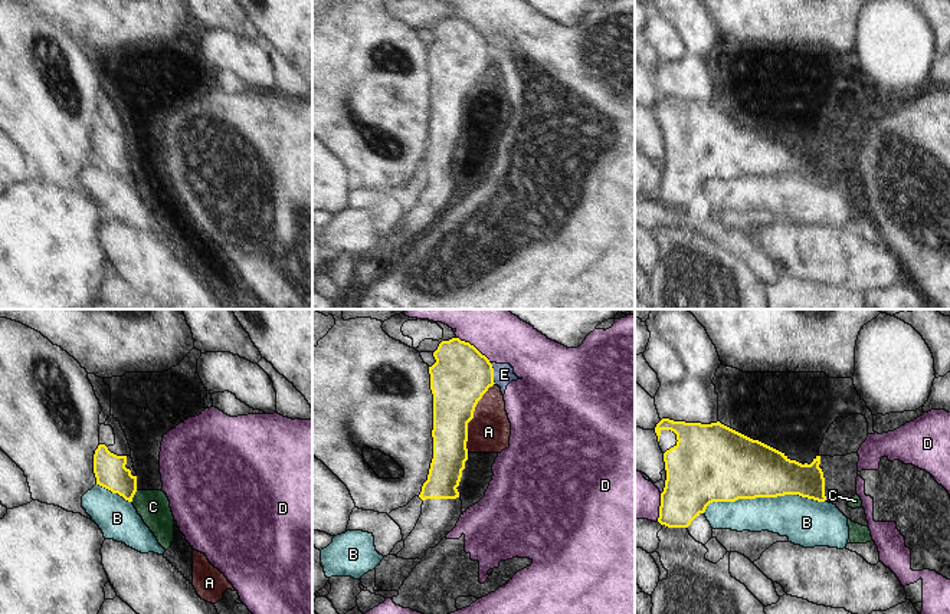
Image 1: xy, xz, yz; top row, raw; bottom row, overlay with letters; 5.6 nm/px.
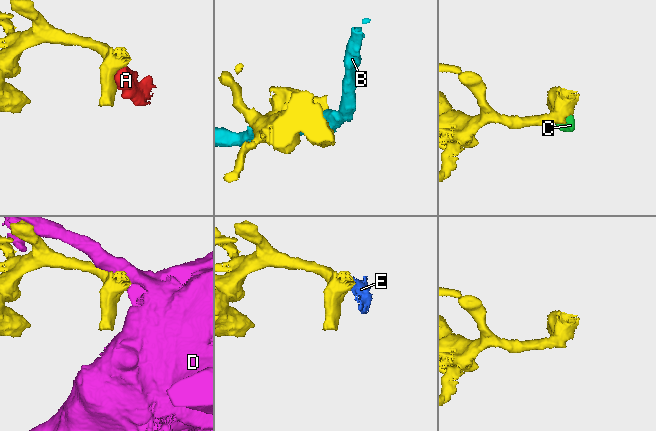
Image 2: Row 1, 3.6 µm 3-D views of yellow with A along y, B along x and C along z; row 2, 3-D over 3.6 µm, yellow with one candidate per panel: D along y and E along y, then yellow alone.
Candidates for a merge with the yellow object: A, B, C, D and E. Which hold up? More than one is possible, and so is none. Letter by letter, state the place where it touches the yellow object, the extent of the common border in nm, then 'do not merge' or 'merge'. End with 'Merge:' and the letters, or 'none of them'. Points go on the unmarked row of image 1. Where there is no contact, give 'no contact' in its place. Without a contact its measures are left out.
A: meets yellow in xz at (472, 95); contact 420 nm long; do not merge
B: meets yellow in yz at (763, 174); contact 700 nm long; do not merge
C: meets yellow in xy at (133, 174); contact 70 nm long; do not merge
D: meets yellow in xz at (472, 23); contact 240 nm long; do not merge
E: meets yellow in xz at (492, 51); contact 120 nm long; do not merge
Merge: none of them

